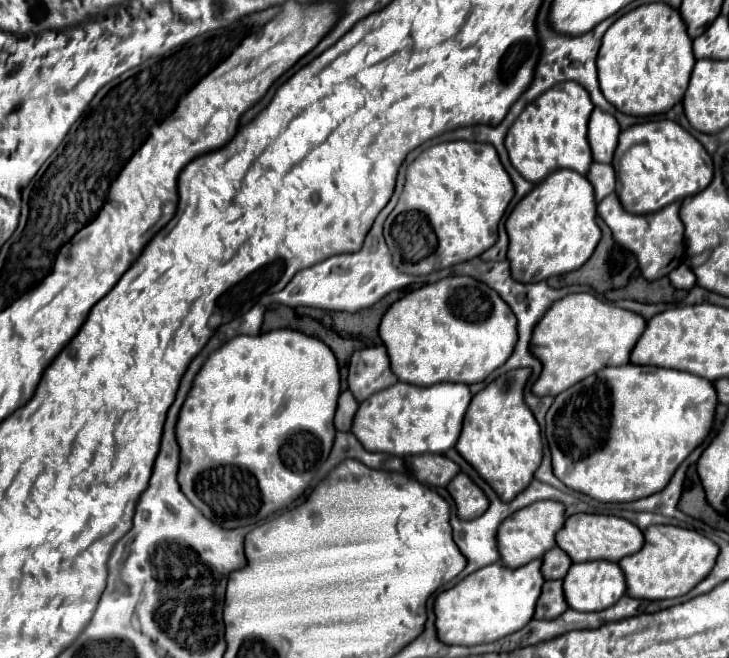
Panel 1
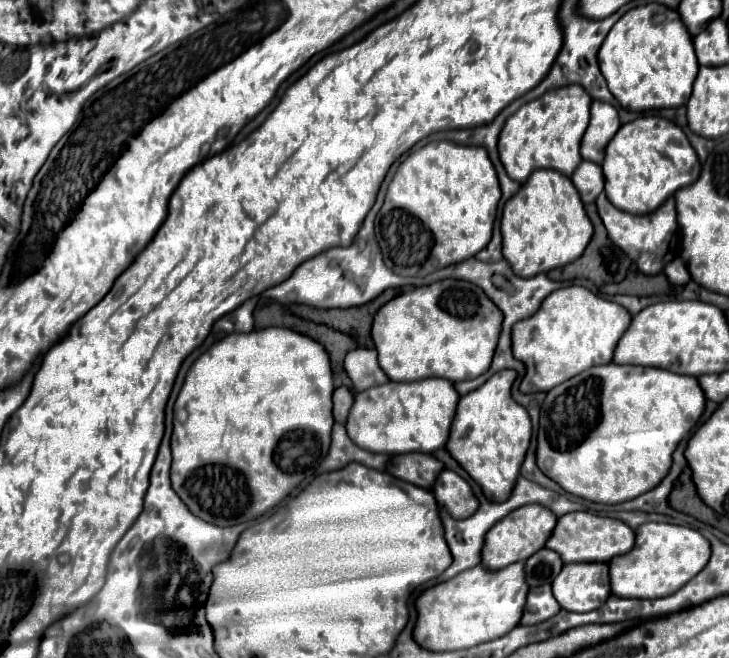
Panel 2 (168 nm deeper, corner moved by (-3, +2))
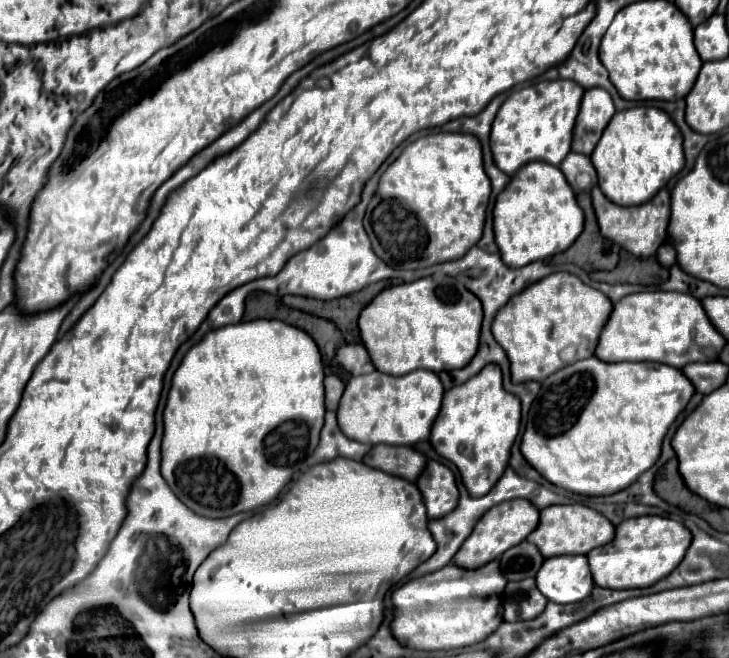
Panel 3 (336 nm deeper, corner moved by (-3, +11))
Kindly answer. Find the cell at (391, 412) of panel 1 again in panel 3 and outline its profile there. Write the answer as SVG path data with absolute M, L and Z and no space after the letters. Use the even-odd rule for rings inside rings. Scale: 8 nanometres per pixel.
M374 370L366 376L356 376L346 384L336 416L344 436L368 444L414 446L428 440L432 422L442 406L444 388L440 378L430 370L414 370L404 376L388 376Z

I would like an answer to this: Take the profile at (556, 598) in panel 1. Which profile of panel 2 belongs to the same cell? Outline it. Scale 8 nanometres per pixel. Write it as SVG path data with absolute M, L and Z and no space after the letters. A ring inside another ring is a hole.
M540 585L536 589L530 589L528 603L526 603L520 623L522 625L540 623L554 617L558 611L560 611L560 605L552 595L552 585Z

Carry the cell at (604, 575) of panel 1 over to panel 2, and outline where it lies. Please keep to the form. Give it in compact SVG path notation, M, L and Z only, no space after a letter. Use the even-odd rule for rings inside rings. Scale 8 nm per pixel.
M568 563L552 581L552 593L562 609L588 613L600 609L612 595L608 563Z

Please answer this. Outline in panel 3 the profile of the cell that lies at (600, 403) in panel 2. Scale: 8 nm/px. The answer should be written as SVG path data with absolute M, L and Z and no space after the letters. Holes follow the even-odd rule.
M596 356L578 360L542 382L526 418L520 452L554 486L584 496L620 492L654 466L662 438L692 394L688 378L666 364L608 364Z

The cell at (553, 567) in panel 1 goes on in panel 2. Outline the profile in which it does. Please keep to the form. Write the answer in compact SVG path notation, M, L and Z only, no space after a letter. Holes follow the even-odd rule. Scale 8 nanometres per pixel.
M548 547L536 551L528 561L526 561L526 573L528 573L528 585L536 587L536 585L544 585L544 583L552 583L554 577L560 573L560 569L564 567L564 561L560 559L560 555Z

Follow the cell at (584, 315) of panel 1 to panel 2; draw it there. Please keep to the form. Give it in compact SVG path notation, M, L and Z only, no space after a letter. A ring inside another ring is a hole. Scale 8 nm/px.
M570 285L550 293L532 319L520 321L520 325L512 329L514 357L520 357L528 367L520 391L550 391L584 369L610 363L616 343L622 339L630 323L632 315L622 305L606 301L586 287Z

